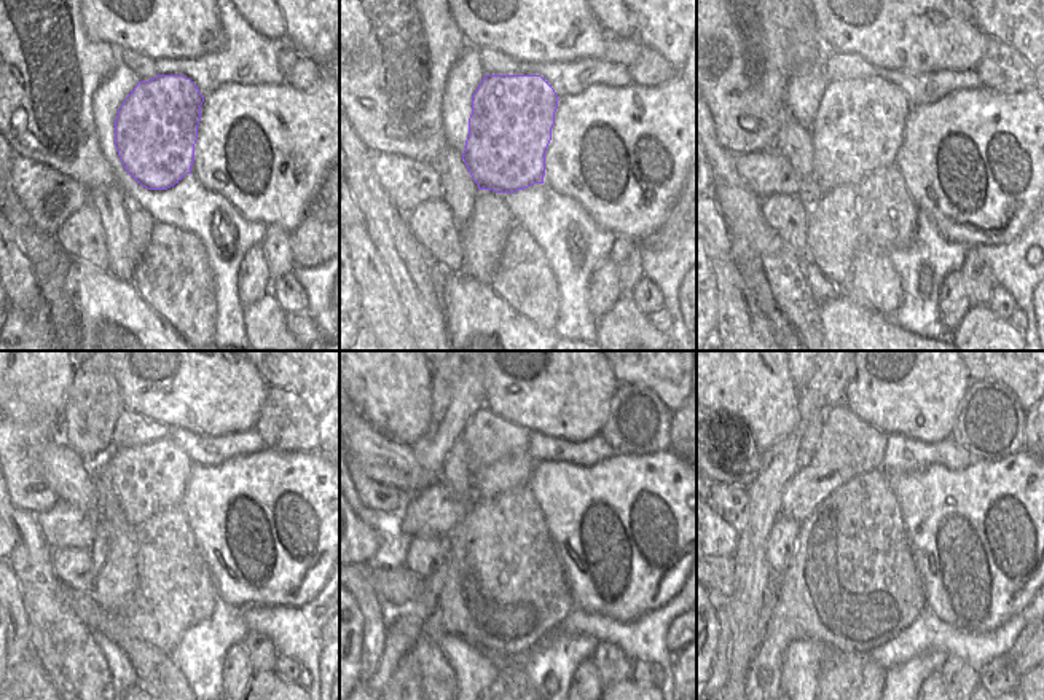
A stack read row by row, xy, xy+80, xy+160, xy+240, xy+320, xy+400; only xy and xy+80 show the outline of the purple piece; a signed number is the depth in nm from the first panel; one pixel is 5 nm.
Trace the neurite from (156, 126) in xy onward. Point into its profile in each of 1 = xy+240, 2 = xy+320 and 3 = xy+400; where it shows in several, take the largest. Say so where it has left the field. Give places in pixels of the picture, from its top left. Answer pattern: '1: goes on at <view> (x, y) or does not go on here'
1: goes on at xy+240 (149, 479)
2: goes on at xy+320 (405, 629)
3: goes on at xy+400 (764, 616)

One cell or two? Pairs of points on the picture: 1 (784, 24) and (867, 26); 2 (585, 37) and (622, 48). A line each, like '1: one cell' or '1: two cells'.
1: two cells
2: one cell

